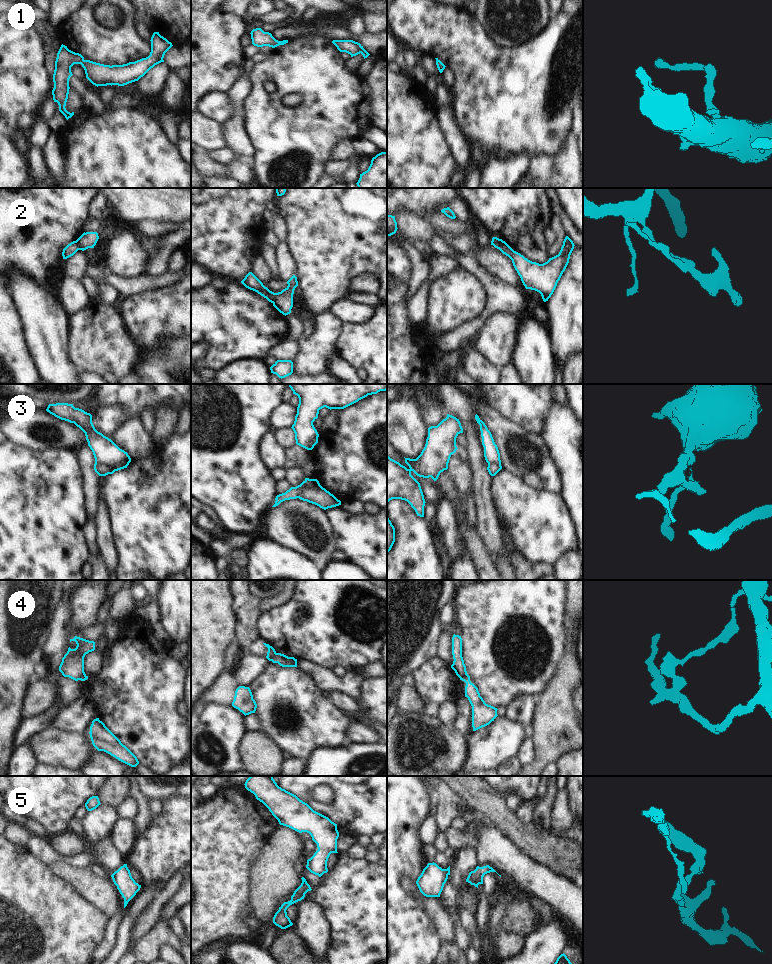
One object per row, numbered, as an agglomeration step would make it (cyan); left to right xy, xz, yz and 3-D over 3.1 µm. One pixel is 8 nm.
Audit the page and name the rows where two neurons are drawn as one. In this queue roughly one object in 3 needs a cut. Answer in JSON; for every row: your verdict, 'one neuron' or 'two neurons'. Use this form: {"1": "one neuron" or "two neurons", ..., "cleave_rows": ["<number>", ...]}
{"1": "one neuron", "2": "two neurons", "3": "two neurons", "4": "two neurons", "5": "one neuron", "cleave_rows": ["2", "3", "4"]}

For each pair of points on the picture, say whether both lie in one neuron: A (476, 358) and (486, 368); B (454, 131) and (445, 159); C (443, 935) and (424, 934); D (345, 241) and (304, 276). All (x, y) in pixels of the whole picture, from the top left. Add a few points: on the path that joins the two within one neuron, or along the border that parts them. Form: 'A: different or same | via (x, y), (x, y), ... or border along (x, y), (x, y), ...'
A: same | via (478, 360), (484, 366)
B: different | border along (439, 127), (455, 161)
C: different | border along (426, 914), (441, 944)
D: same | via (335, 249), (314, 270)

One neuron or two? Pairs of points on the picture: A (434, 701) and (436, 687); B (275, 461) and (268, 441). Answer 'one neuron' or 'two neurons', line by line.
A: one neuron
B: one neuron

